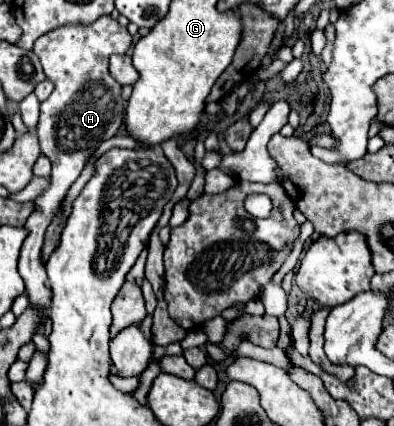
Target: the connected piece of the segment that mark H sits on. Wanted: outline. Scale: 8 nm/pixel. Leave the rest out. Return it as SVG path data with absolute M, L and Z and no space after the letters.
M101 16L97 22L89 26L63 26L41 38L37 38L33 52L39 56L43 72L49 80L53 80L53 94L41 102L41 118L37 124L39 146L41 152L51 160L51 186L35 198L35 210L27 218L27 238L19 256L19 274L25 280L27 296L31 306L49 314L51 308L51 288L47 282L45 262L43 262L43 240L45 230L51 220L61 210L61 202L71 188L71 184L79 178L87 156L95 152L101 140L109 140L123 124L125 116L125 100L121 98L121 86L109 76L109 56L125 54L131 46L133 38L127 28L119 26L111 16Z

